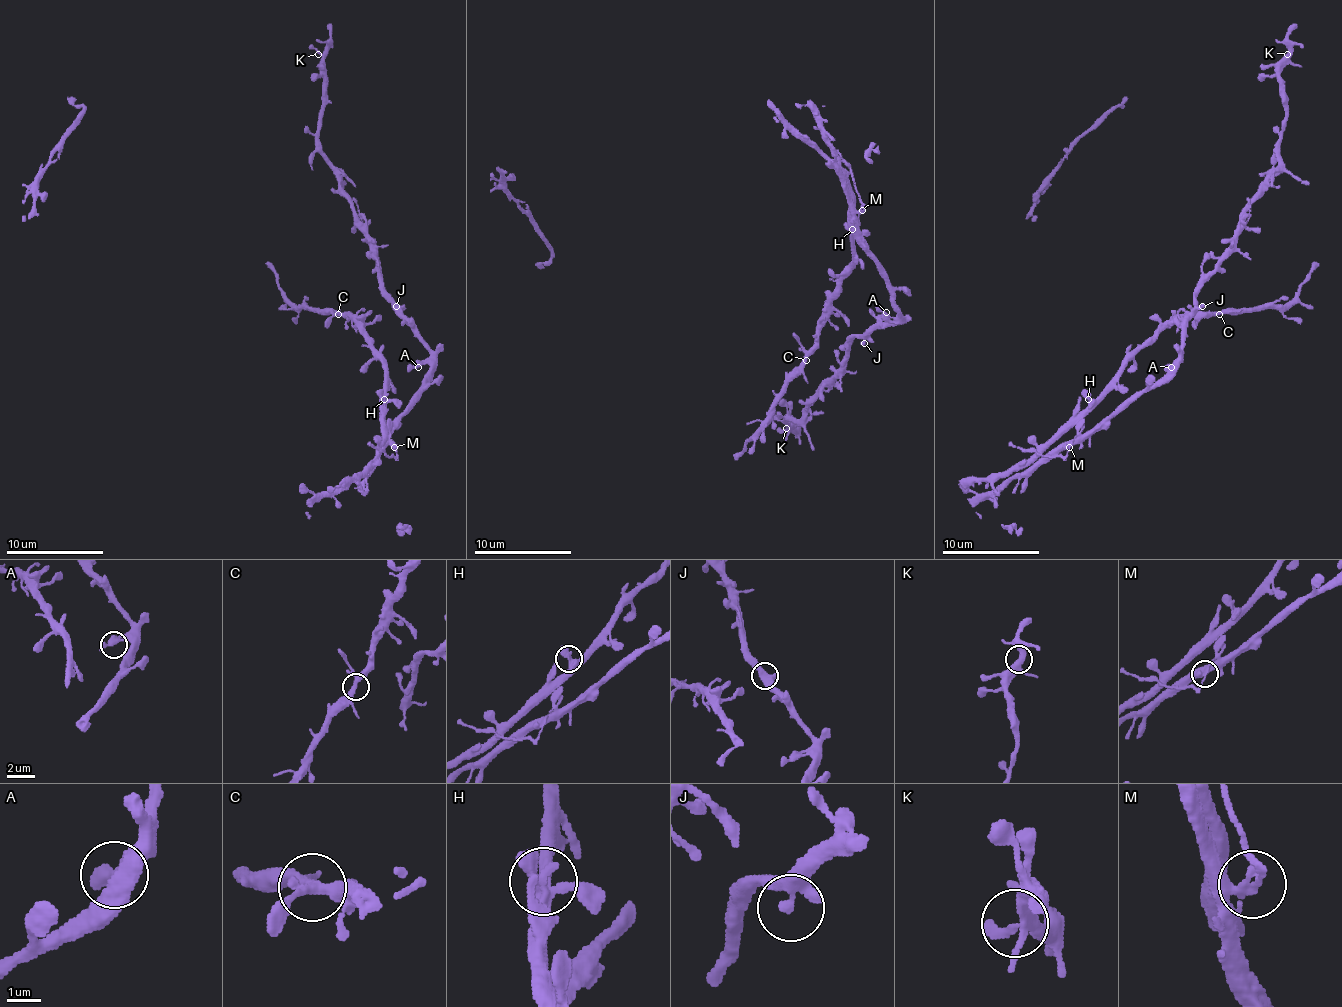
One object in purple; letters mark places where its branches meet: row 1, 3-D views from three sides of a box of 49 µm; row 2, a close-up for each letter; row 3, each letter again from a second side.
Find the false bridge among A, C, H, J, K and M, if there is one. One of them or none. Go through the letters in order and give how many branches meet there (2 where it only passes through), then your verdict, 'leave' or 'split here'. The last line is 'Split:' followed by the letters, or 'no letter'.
A: branches 2; leave
C: branches 3; leave
H: branches 3; leave
J: branches 3; leave
K: branches 2; leave
M: branches 2; split here
Split: M

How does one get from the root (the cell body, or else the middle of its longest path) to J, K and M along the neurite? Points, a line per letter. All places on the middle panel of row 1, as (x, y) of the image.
J: (832, 377), (844, 363), (847, 346), (857, 336), (864, 343)
K: (832, 377), (808, 402), (808, 409), (798, 419), (786, 421), (789, 426), (791, 423), (786, 428)
M: (832, 377), (857, 336), (898, 321), (886, 275), (857, 227), (861, 210)

